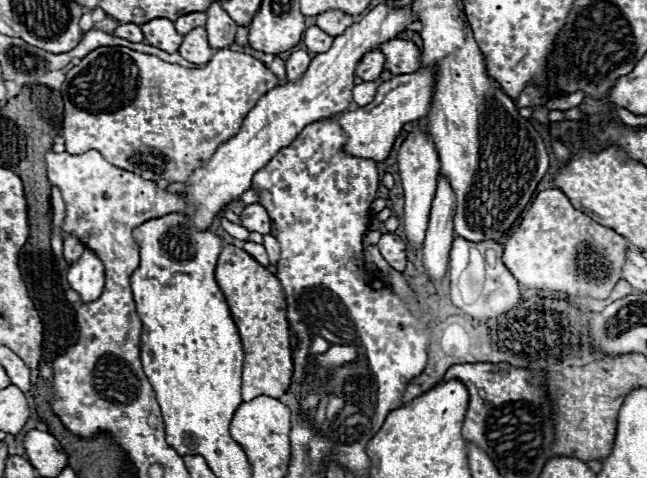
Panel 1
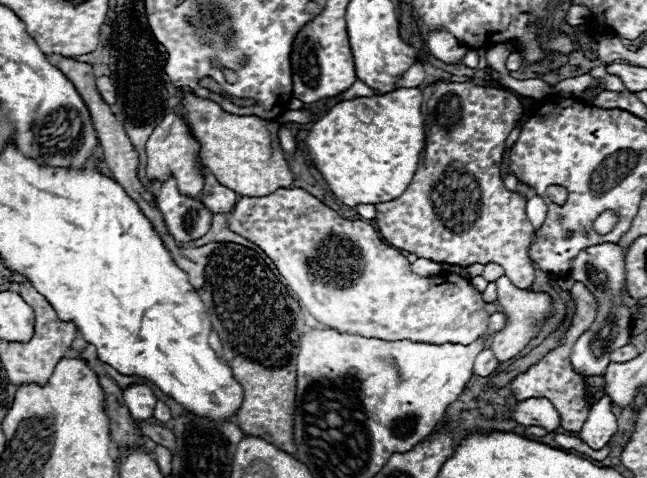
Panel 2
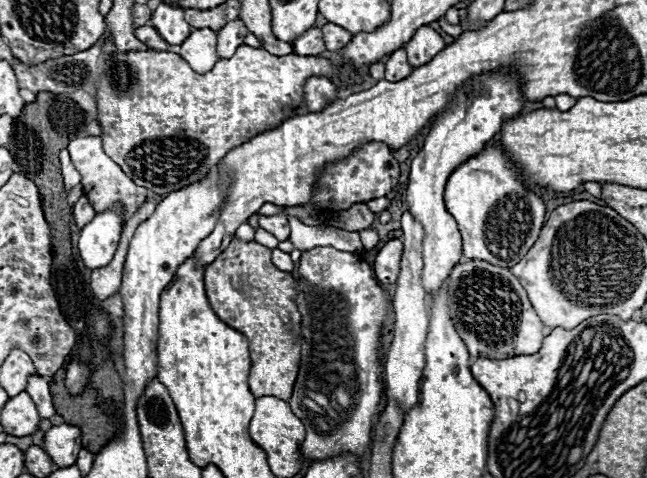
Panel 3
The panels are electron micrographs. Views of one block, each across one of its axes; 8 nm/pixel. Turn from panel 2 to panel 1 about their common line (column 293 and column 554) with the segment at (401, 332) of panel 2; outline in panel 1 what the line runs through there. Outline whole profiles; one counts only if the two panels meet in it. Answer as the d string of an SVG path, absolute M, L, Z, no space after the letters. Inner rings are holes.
M548 188L548 190L538 192L530 208L522 214L518 226L510 230L504 242L502 262L514 274L514 278L526 288L550 290L568 298L580 298L580 296L608 298L614 284L622 278L622 264L626 260L626 248L628 248L628 242L622 236L618 236L614 230L606 226L600 226L598 222L588 218L584 212L576 210L570 204L570 200L564 196L564 192L560 192L558 188Z

